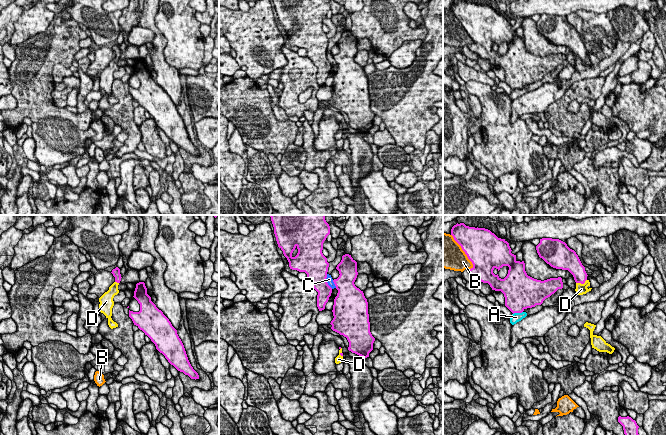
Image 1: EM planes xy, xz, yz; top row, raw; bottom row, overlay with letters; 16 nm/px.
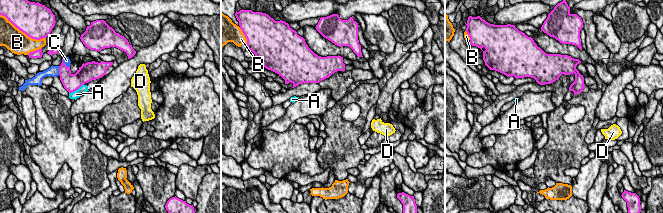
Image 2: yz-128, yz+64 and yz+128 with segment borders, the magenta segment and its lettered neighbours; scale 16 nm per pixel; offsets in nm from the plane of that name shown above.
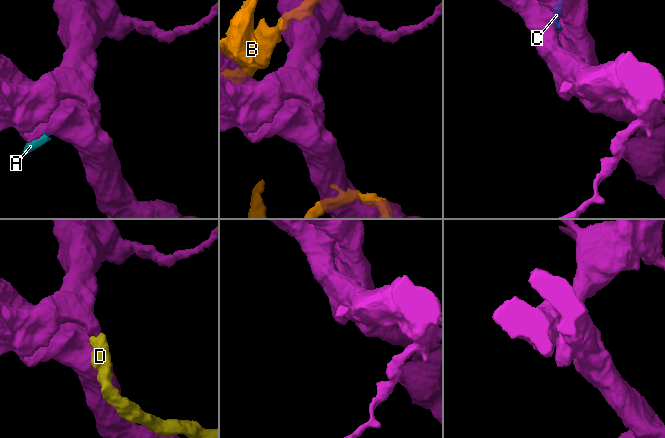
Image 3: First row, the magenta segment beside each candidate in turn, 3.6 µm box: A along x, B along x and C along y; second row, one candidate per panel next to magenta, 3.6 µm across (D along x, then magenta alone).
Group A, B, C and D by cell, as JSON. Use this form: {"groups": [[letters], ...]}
{"groups": [["A"], ["B"], ["C"], ["D"]]}

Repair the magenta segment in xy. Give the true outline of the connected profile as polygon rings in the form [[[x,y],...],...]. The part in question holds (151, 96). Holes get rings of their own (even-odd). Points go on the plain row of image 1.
[[[144,58],[136,60],[133,72],[140,80],[140,87],[129,86],[129,93],[134,101],[142,106],[155,120],[168,138],[178,147],[191,155],[199,155],[198,149],[191,142],[184,121],[169,95],[151,77]]]

